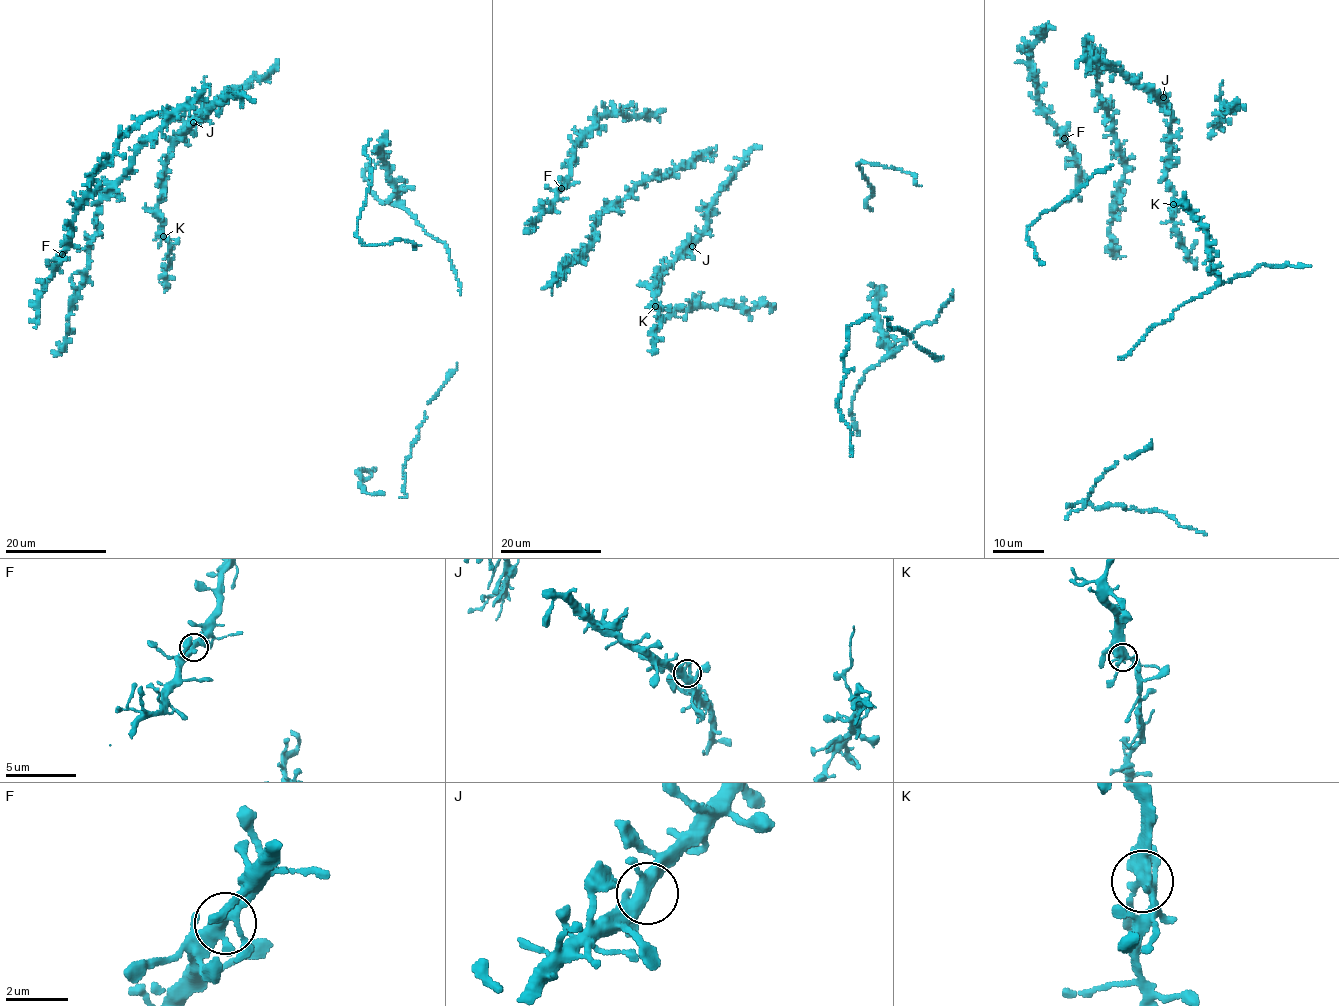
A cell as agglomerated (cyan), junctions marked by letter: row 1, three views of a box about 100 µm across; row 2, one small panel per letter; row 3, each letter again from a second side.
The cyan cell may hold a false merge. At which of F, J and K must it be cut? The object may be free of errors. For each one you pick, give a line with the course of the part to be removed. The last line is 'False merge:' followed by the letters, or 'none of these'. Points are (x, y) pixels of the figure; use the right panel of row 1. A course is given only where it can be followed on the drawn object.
False merge: none of these

